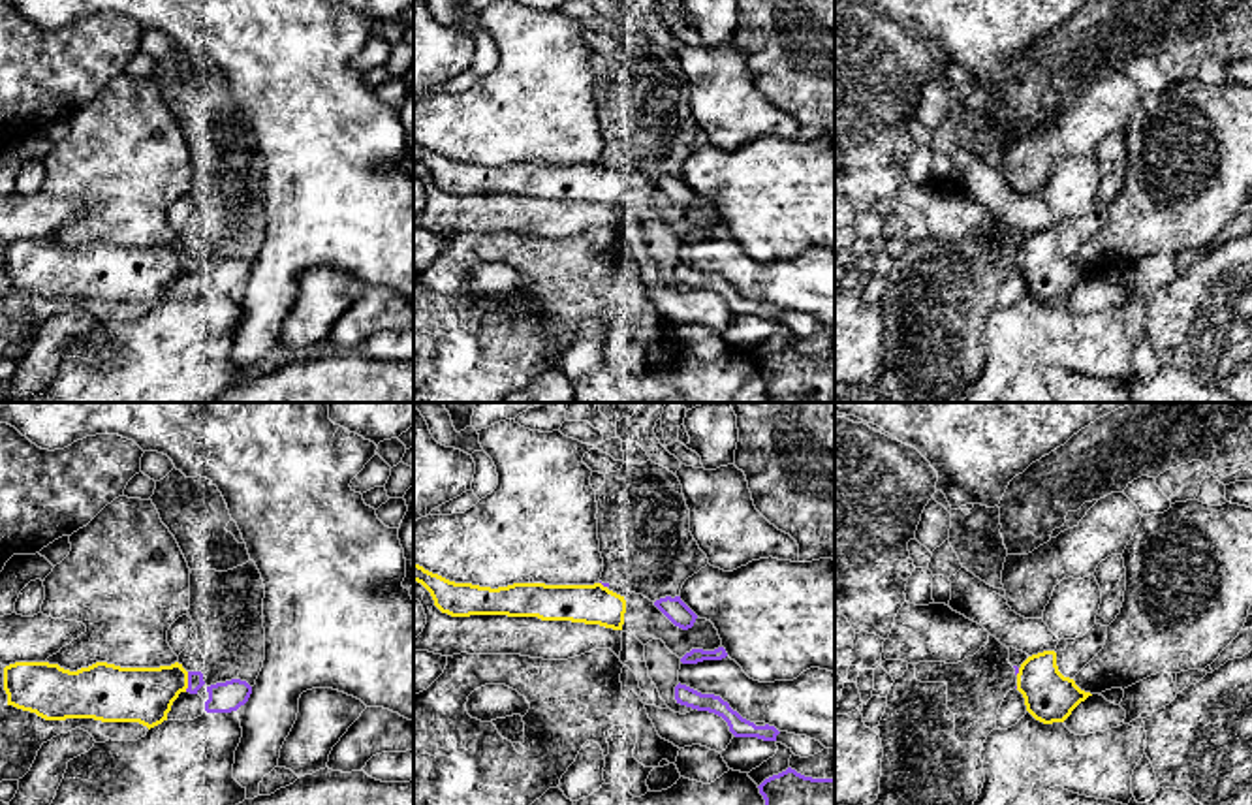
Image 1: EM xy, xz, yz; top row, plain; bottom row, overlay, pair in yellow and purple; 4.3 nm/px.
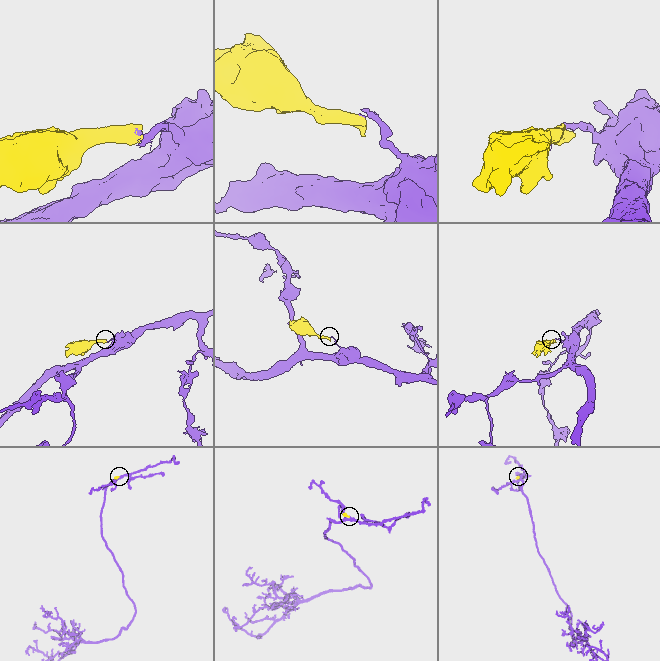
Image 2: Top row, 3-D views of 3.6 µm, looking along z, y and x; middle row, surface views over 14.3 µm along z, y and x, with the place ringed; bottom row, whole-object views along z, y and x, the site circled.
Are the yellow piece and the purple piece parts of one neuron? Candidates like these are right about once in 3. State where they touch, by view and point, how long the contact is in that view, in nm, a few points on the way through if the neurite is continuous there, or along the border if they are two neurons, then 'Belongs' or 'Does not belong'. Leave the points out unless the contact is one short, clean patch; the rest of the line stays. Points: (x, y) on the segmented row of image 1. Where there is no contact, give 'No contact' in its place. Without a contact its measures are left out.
Touches yellow at xy (187, 681). Shared border 90 nm. Does not belong

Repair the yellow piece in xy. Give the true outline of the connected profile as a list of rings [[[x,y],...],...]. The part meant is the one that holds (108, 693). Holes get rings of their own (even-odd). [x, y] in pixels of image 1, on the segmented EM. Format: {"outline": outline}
{"outline": [[[49,662],[4,668],[8,705],[45,720],[139,722],[150,730],[167,720],[173,702],[186,688],[188,671],[179,662],[160,668],[96,662],[77,671]]]}

